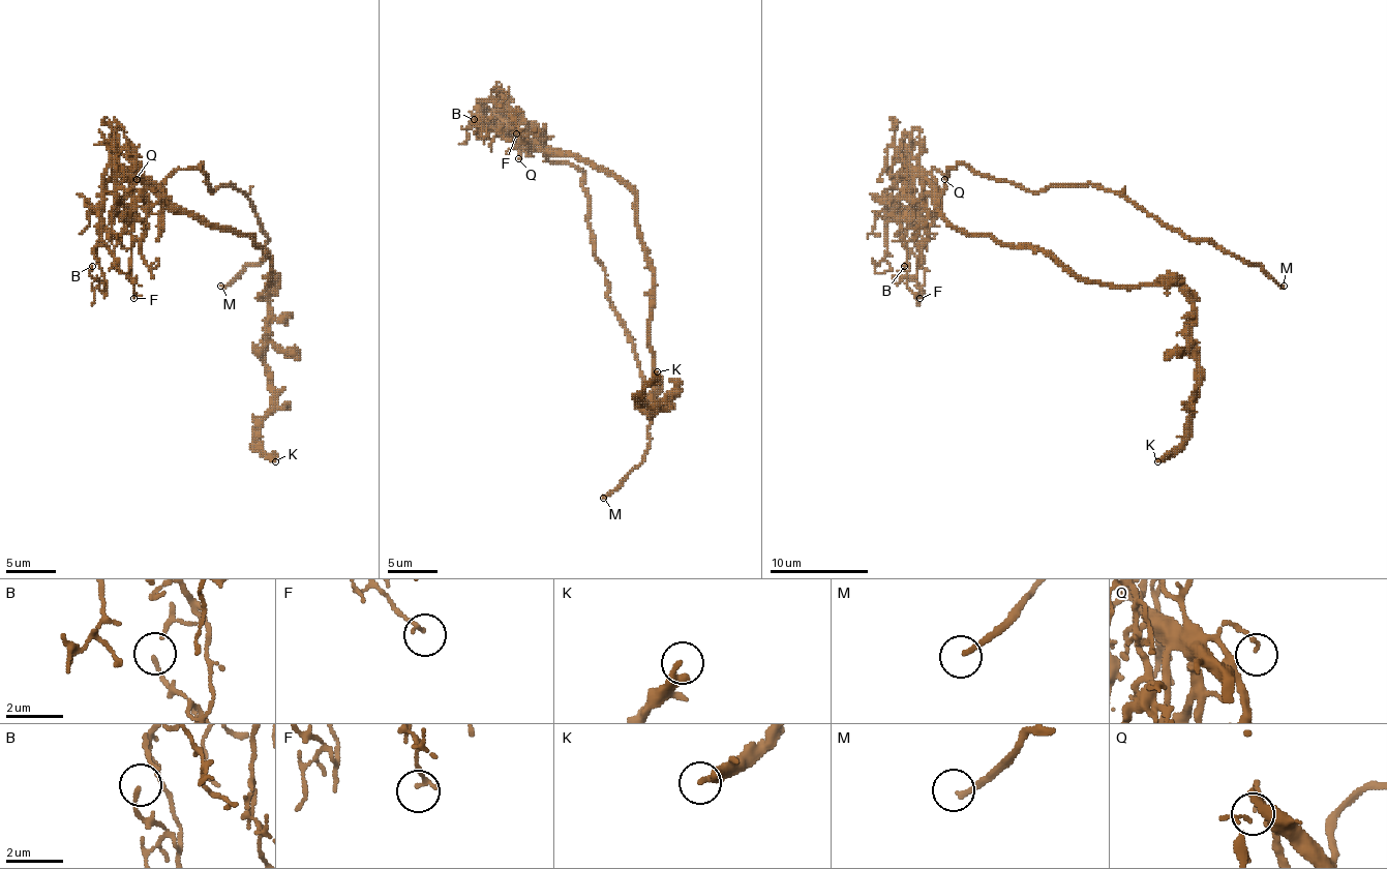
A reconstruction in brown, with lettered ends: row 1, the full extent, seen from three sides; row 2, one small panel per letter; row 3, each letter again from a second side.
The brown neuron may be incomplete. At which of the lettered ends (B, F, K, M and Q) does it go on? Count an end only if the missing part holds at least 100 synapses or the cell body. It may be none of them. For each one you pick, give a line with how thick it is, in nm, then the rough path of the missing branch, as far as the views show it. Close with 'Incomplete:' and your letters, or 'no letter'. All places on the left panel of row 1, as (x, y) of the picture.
M: calibre 180 nm; course (220, 286), (196, 316), (220, 337), (247, 335), (300, 312)
Incomplete: M

